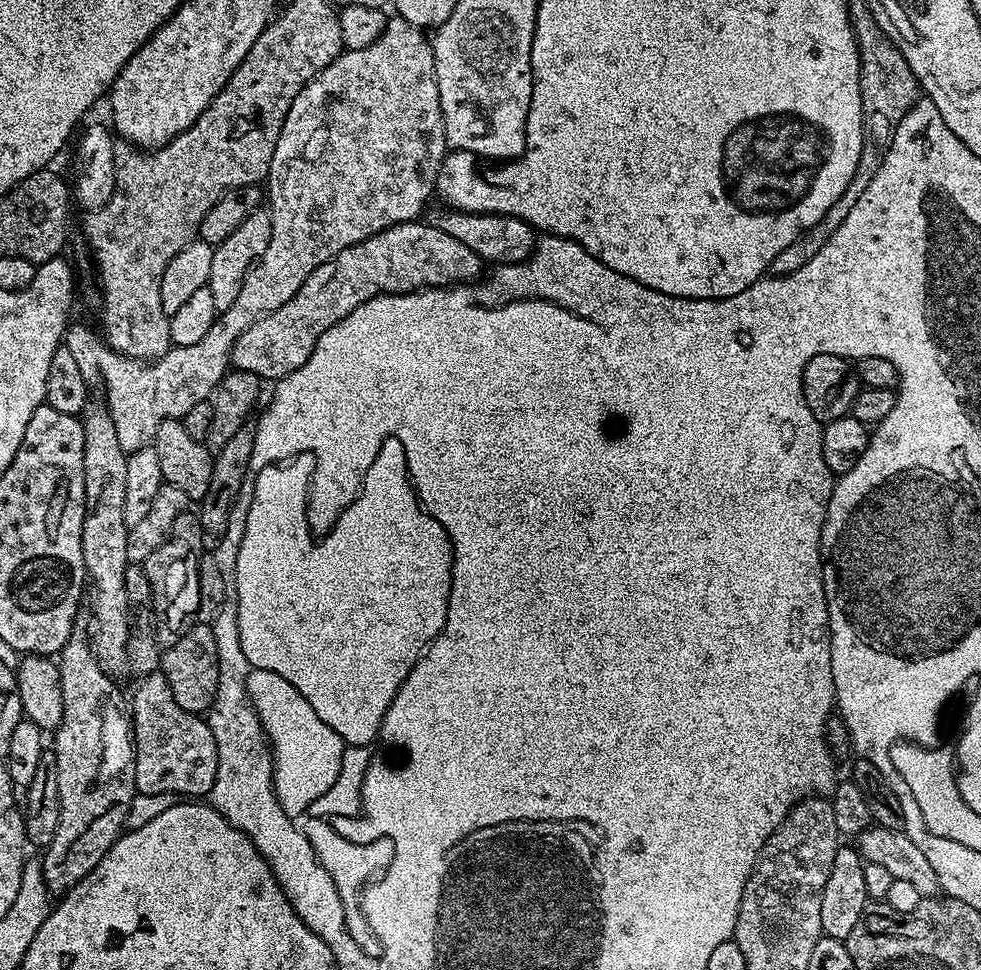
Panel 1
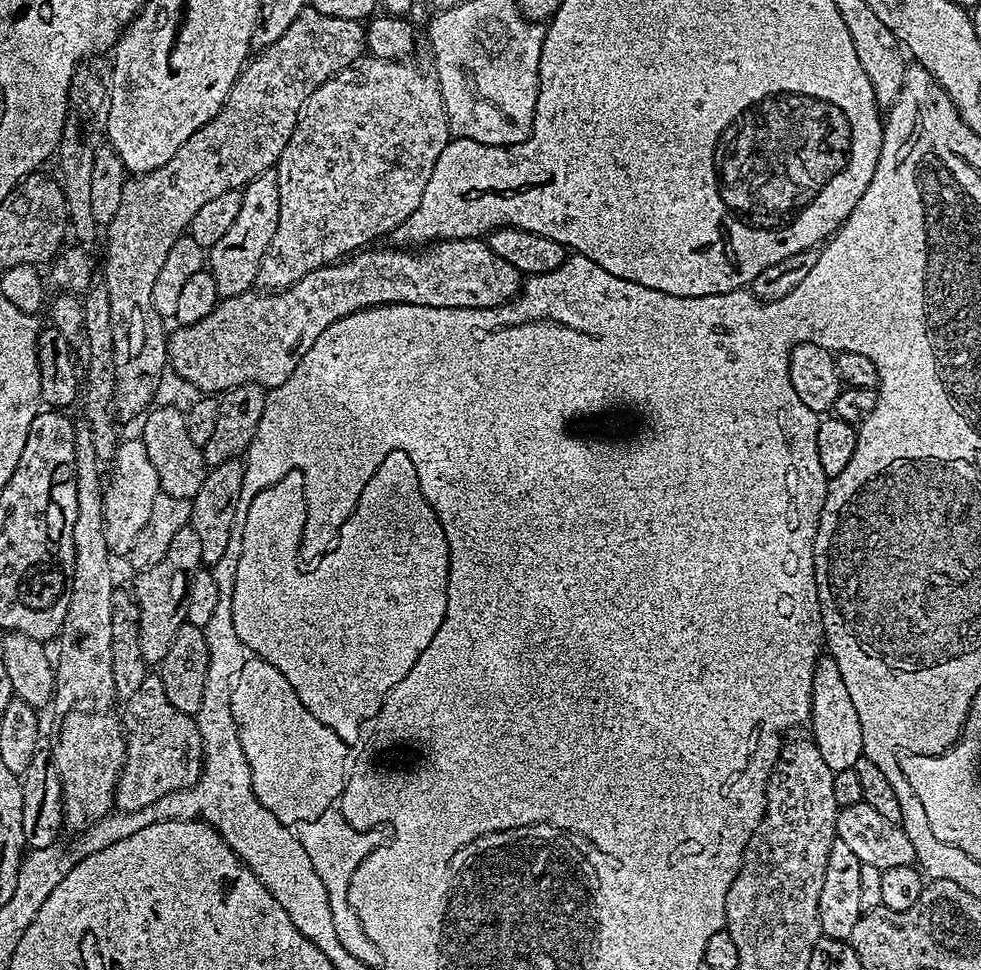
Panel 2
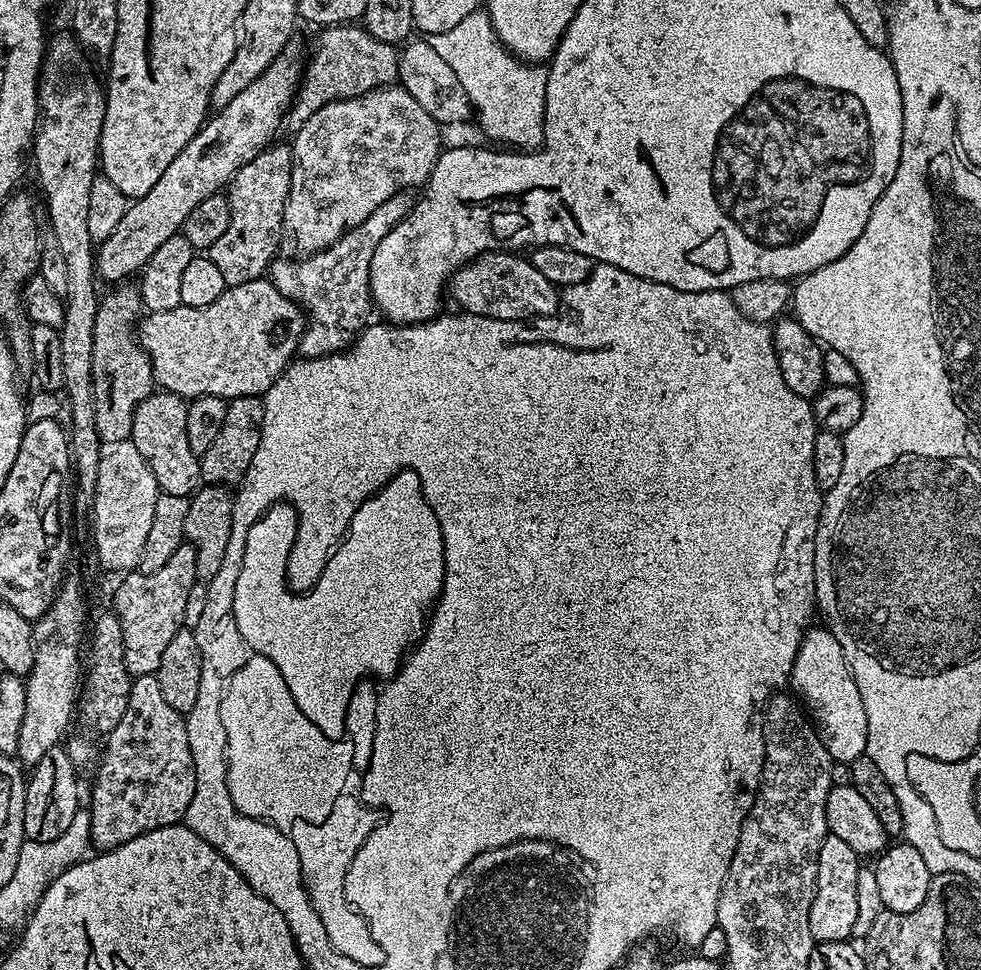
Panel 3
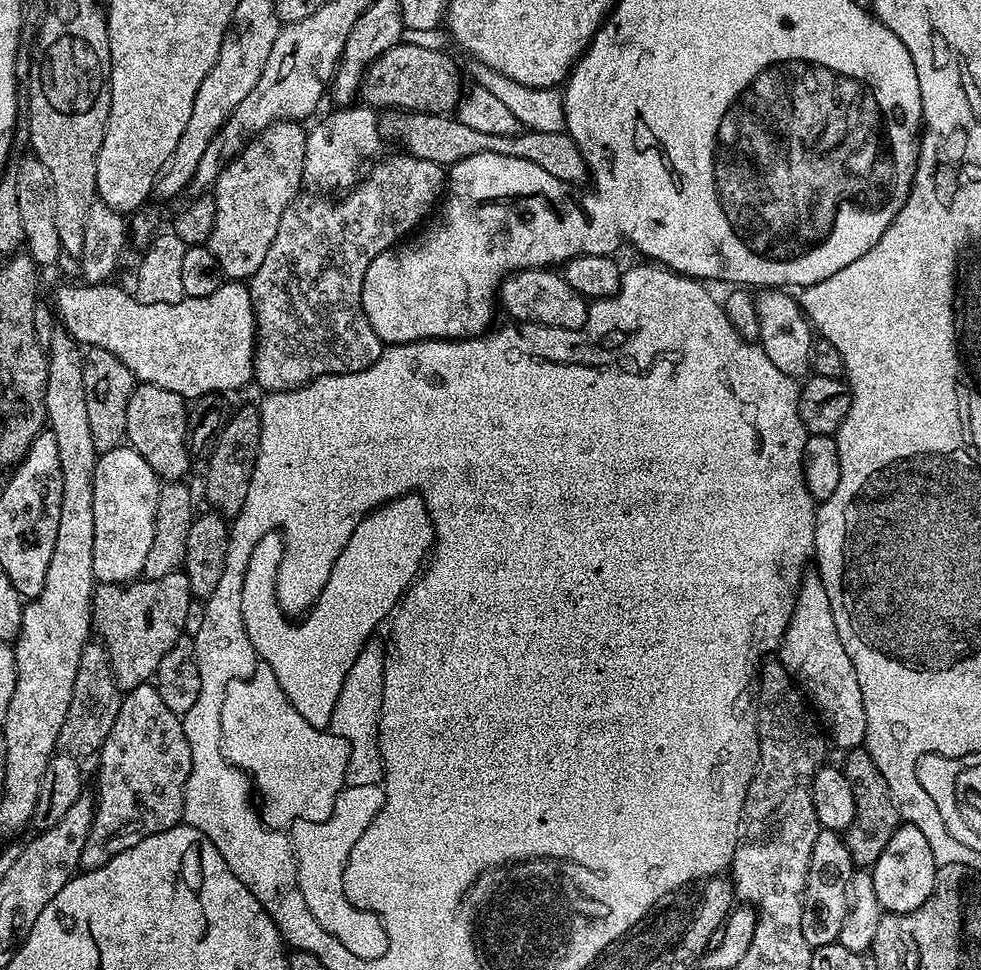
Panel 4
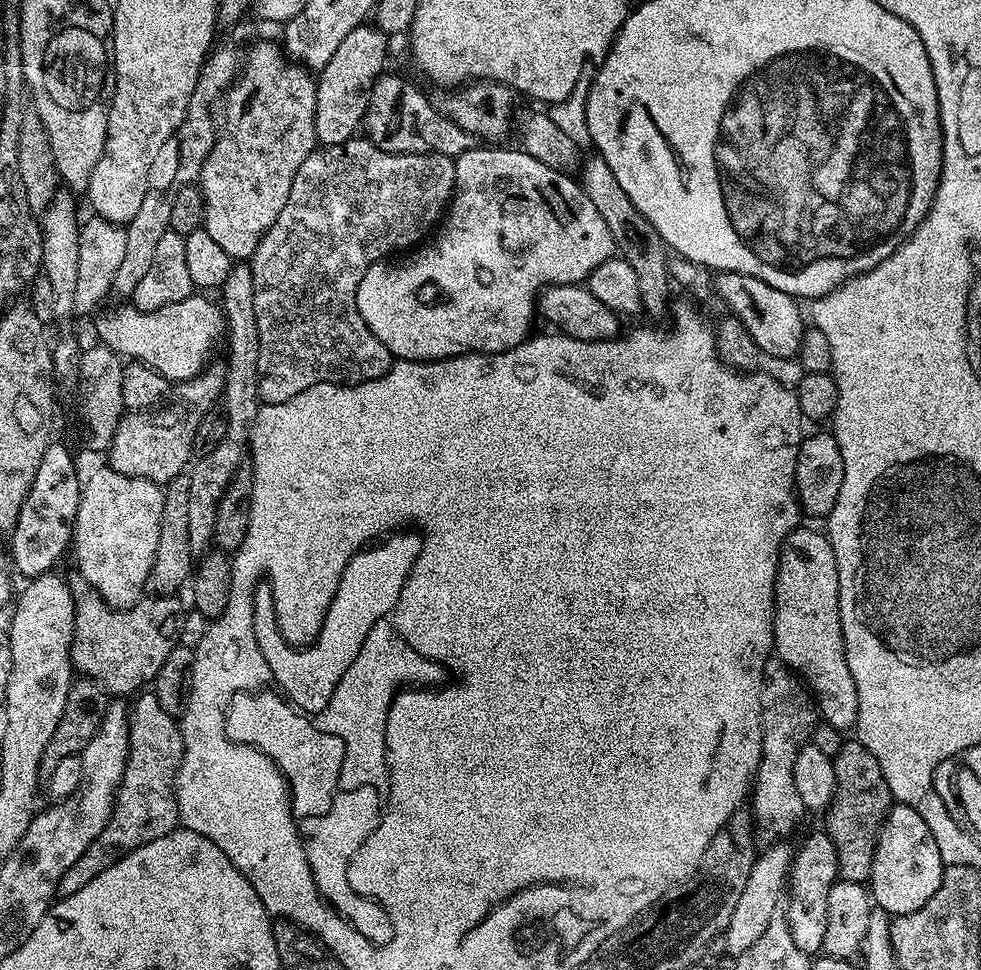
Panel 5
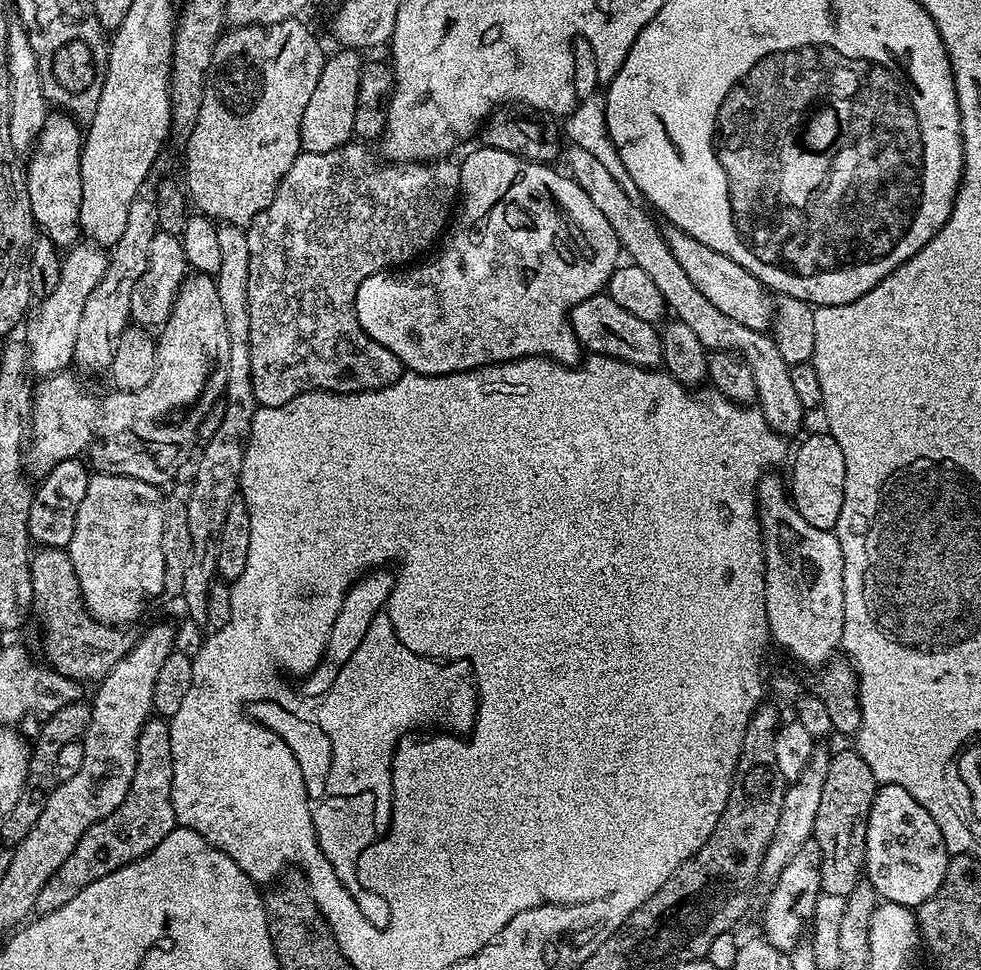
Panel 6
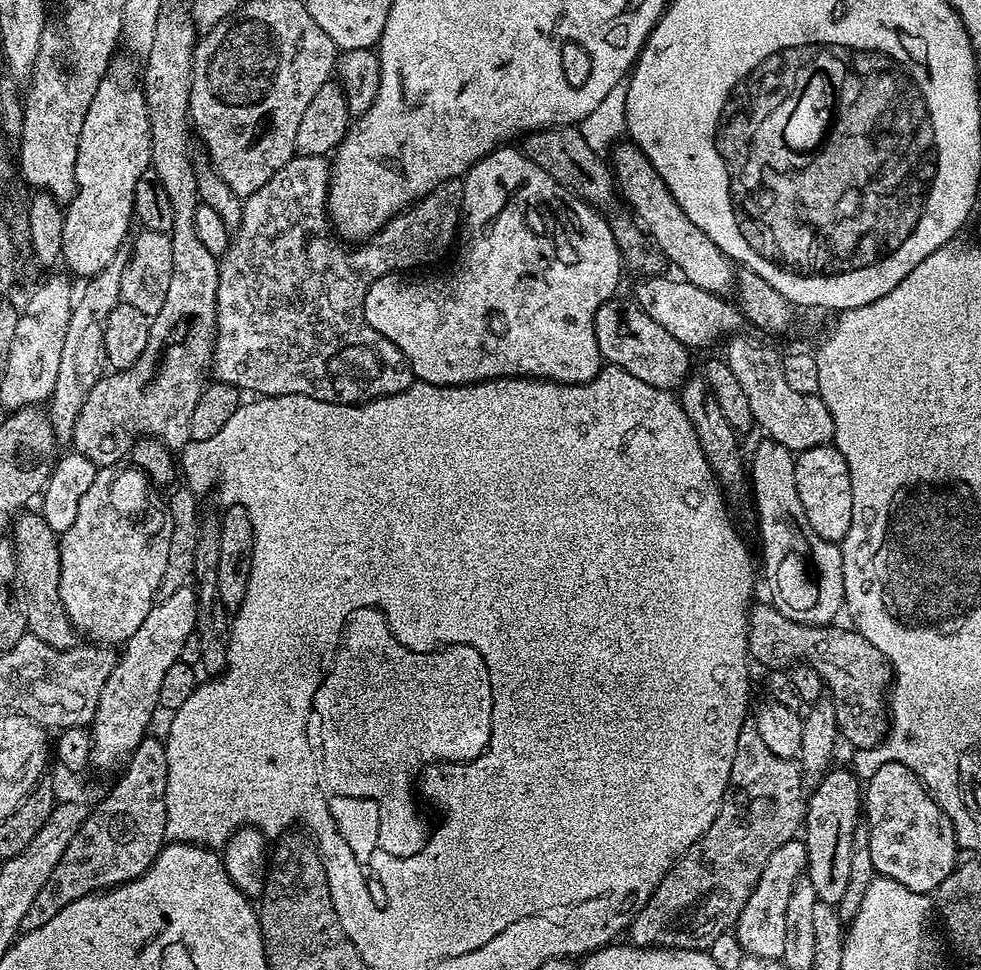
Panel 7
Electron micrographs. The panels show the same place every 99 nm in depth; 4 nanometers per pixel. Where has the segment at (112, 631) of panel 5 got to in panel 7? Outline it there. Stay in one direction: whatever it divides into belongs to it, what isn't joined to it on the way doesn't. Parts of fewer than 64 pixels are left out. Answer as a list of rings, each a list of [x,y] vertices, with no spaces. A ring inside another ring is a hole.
[[[39,514],[19,516],[11,521],[10,539],[16,555],[16,584],[22,597],[28,632],[42,638],[46,646],[73,647],[77,643],[78,633],[73,628],[60,597],[60,541],[57,533],[46,526],[44,517]]]

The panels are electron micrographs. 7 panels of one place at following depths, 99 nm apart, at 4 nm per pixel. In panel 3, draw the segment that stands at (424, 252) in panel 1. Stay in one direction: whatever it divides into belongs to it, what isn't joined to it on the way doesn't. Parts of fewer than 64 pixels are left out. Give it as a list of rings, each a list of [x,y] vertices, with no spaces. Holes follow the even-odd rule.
[[[512,250],[482,252],[475,260],[462,265],[450,281],[453,296],[465,313],[489,316],[500,320],[532,320],[556,316],[562,308],[562,296],[556,285],[546,282],[545,276],[534,270],[531,259],[524,260]],[[261,278],[225,287],[223,294],[218,298],[214,298],[214,302],[210,302],[210,306],[186,306],[180,303],[174,310],[148,312],[139,321],[138,339],[152,363],[152,379],[163,391],[173,392],[176,396],[183,396],[185,398],[193,396],[221,396],[223,400],[230,401],[239,396],[263,397],[264,393],[270,390],[270,386],[284,375],[285,368],[293,362],[300,347],[300,339],[304,337],[305,327],[306,313],[304,309],[299,304],[295,304],[290,298],[282,295],[272,285],[271,279]]]

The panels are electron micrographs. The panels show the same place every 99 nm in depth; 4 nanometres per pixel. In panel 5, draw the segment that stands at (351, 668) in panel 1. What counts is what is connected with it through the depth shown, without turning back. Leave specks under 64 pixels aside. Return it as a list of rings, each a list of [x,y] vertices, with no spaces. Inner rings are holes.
[[[397,530],[379,542],[356,551],[342,572],[338,590],[324,615],[322,630],[318,630],[315,640],[304,647],[288,644],[280,633],[270,584],[261,582],[256,585],[254,638],[258,638],[258,650],[262,650],[262,658],[266,658],[266,666],[270,666],[272,680],[277,684],[275,687],[290,704],[292,699],[294,707],[310,714],[317,714],[326,708],[342,674],[346,674],[350,662],[358,658],[358,650],[362,650],[366,634],[374,630],[374,622],[385,619],[393,611],[421,550],[419,531]]]

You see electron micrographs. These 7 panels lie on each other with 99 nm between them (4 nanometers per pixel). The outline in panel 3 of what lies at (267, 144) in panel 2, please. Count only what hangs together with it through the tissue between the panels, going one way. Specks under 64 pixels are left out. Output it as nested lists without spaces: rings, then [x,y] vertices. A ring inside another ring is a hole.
[[[328,26],[316,40],[316,49],[307,57],[306,67],[290,109],[290,124],[300,128],[331,100],[349,100],[385,85],[395,85],[400,75],[397,49],[378,42],[360,26]],[[124,282],[113,292],[103,293],[94,322],[94,358],[92,359],[92,393],[94,422],[105,445],[129,439],[134,426],[134,410],[154,391],[152,363],[138,339],[137,321],[142,316],[139,287]]]

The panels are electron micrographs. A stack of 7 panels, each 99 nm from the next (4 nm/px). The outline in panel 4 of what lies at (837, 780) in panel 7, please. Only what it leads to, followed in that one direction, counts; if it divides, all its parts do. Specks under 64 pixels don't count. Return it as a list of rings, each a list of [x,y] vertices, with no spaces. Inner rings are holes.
[[[863,747],[849,751],[843,774],[846,782],[850,782],[856,811],[852,824],[843,833],[844,845],[850,850],[853,865],[857,869],[868,870],[878,862],[882,850],[886,850],[886,842],[890,842],[890,838],[894,838],[894,830],[899,828],[902,823],[900,812],[892,801],[890,786],[886,786],[886,778],[882,778],[882,770],[878,770],[878,766],[874,766],[870,754]]]

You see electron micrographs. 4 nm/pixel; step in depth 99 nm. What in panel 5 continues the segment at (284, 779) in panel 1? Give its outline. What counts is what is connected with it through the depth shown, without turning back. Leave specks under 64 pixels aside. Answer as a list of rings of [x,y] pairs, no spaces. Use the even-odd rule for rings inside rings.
[[[268,691],[234,694],[224,714],[224,732],[234,743],[248,744],[266,753],[284,773],[292,794],[292,814],[297,825],[308,818],[316,820],[330,810],[339,789],[339,768],[342,766],[344,745],[340,742],[323,744],[324,740],[318,738],[316,725],[312,722],[308,722],[301,732],[290,733],[288,744],[279,744],[276,741],[276,715],[283,710],[285,701],[275,691]]]

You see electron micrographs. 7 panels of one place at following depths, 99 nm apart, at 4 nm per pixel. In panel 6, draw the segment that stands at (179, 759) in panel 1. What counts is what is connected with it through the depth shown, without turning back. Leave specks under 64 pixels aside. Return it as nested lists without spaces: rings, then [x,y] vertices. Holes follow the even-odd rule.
[[[150,718],[142,726],[142,734],[138,734],[136,769],[134,778],[130,782],[130,790],[126,794],[122,806],[118,806],[118,810],[114,810],[114,814],[102,818],[94,826],[90,826],[90,830],[86,830],[86,834],[82,834],[78,846],[74,846],[74,854],[70,854],[70,858],[66,858],[66,862],[62,862],[62,866],[58,866],[58,870],[54,870],[54,874],[50,874],[50,882],[46,882],[46,886],[42,886],[42,890],[38,890],[35,911],[43,914],[66,906],[66,902],[71,902],[77,894],[82,894],[82,890],[86,890],[86,886],[90,886],[90,882],[98,882],[98,878],[106,878],[106,874],[150,854],[150,850],[154,850],[154,846],[158,846],[158,842],[162,842],[162,838],[166,838],[166,834],[173,832],[177,826],[172,805],[172,755],[170,754],[168,720]]]

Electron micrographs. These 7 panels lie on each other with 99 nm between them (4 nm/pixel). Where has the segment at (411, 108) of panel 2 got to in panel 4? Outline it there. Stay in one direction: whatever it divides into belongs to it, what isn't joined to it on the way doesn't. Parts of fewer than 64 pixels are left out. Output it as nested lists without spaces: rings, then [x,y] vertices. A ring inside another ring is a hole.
[[[344,106],[321,124],[309,127],[306,132],[304,174],[320,188],[336,188],[342,183],[352,186],[357,183],[356,172],[380,148],[382,131],[377,113],[368,106]]]

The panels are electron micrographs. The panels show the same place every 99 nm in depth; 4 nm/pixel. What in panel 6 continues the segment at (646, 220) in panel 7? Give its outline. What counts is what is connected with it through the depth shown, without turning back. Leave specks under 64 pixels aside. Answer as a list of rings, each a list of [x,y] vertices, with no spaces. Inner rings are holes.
[[[665,227],[663,234],[664,241],[670,246],[674,258],[678,258],[678,266],[686,270],[690,282],[698,286],[698,291],[717,310],[722,310],[722,314],[734,318],[734,322],[739,322],[741,326],[750,326],[750,330],[767,333],[771,329],[774,300],[769,289],[761,284],[758,277],[750,274],[750,270],[738,266],[738,262],[726,258],[726,254],[718,254],[718,250],[710,250],[710,246],[702,246],[702,242],[690,238],[690,234],[686,234],[680,228]]]

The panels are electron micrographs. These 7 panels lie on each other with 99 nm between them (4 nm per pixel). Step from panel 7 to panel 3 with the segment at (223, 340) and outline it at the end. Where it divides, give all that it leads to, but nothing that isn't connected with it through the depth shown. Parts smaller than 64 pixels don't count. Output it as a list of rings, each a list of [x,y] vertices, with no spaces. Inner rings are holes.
[[[399,194],[378,206],[366,220],[349,228],[336,243],[323,252],[305,255],[300,260],[277,258],[270,265],[272,285],[286,298],[304,309],[310,323],[300,339],[299,355],[304,358],[343,353],[356,337],[368,327],[374,305],[368,291],[370,261],[378,243],[407,216],[410,200]]]

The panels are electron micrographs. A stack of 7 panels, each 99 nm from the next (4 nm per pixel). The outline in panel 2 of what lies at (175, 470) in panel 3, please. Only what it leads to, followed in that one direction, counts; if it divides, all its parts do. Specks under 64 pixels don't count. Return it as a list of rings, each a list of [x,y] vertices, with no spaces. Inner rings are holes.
[[[156,408],[143,417],[144,429],[138,432],[139,439],[144,441],[146,454],[150,454],[150,462],[154,470],[158,470],[160,490],[174,498],[191,500],[202,487],[206,465],[201,448],[190,442],[190,430],[186,430],[186,415],[176,408]]]

